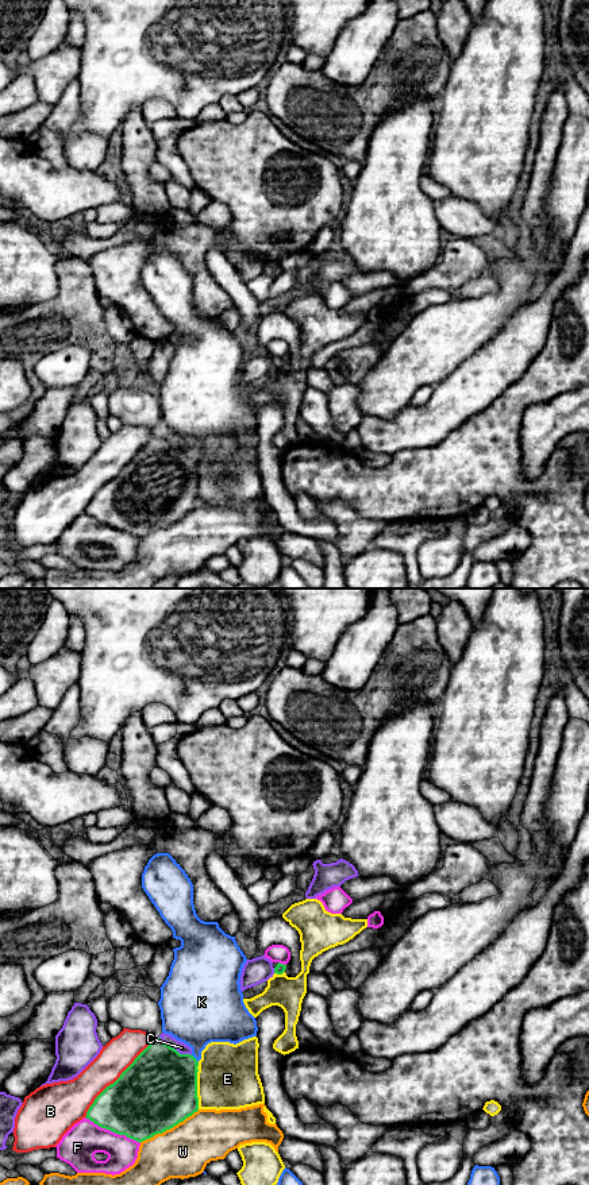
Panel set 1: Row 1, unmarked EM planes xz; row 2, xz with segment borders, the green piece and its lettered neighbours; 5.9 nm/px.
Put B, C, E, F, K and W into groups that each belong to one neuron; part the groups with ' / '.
B / C / E / F / K / W

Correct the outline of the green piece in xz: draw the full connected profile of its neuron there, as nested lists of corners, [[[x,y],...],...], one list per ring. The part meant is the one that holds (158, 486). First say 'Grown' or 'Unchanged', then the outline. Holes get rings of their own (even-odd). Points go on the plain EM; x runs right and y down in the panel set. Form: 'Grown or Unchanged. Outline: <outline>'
Unchanged. Outline: [[[154,433],[120,472],[95,494],[85,513],[139,539],[162,529],[199,506],[197,462],[193,451],[180,449],[161,433]]]

